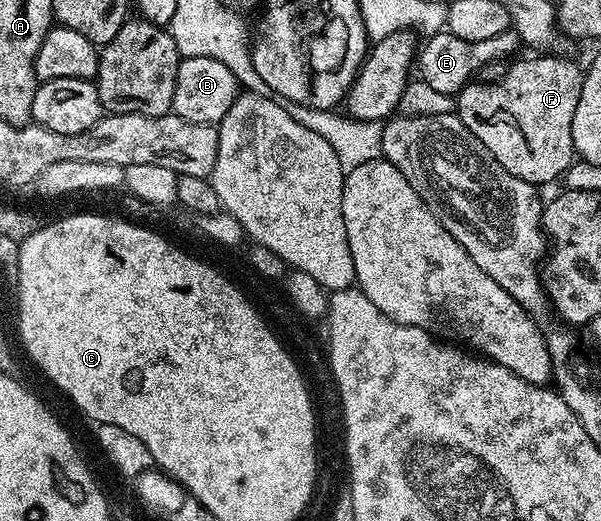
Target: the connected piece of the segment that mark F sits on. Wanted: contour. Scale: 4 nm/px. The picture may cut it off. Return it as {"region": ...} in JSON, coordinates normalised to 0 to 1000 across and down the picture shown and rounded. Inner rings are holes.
{"region":[[[902,102],[897,113],[850,119],[839,148],[827,159],[789,155],[759,184],[759,219],[769,238],[805,274],[807,284],[852,338],[890,355],[915,351],[920,344],[933,345],[958,305],[952,278],[952,217],[958,217],[958,194],[965,194],[972,136],[952,115],[933,113],[922,104],[928,102]]]}

